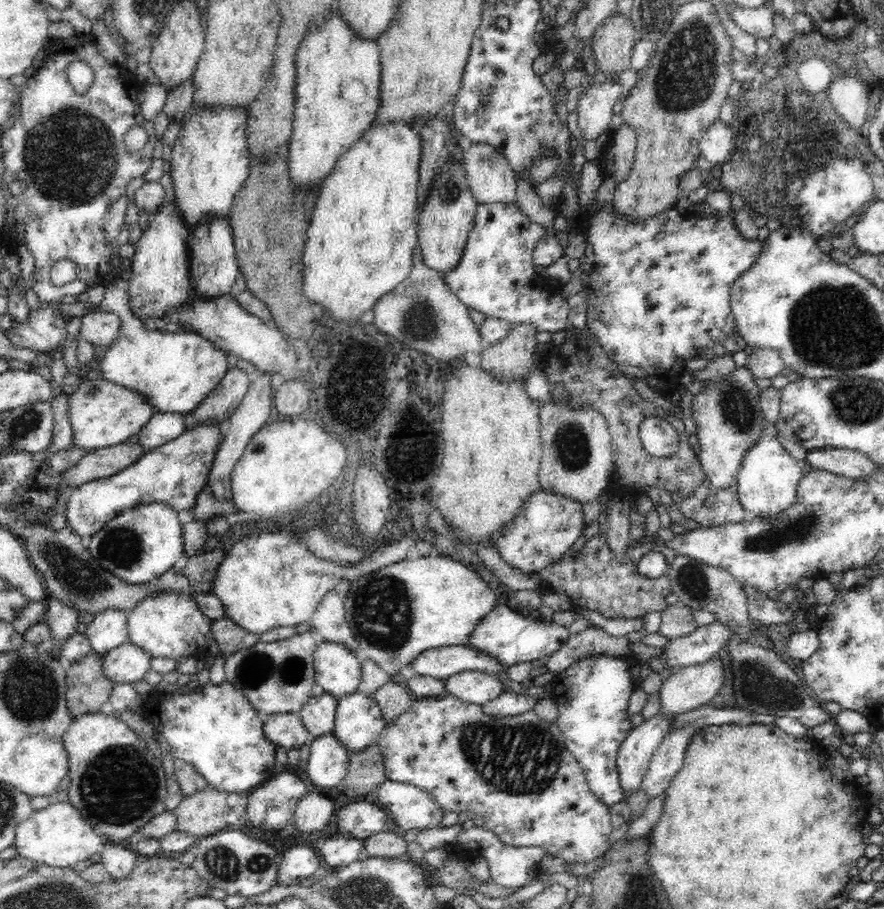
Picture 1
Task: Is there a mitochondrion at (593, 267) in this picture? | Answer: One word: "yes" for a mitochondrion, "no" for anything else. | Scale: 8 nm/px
no

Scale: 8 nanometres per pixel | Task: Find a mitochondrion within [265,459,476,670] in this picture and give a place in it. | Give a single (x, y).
(381, 610)

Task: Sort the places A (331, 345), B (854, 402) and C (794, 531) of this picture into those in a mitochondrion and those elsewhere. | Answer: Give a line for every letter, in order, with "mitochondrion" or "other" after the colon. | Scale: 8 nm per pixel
A: other
B: mitochondrion
C: mitochondrion

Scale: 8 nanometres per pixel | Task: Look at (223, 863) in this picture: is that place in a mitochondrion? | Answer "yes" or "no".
yes

